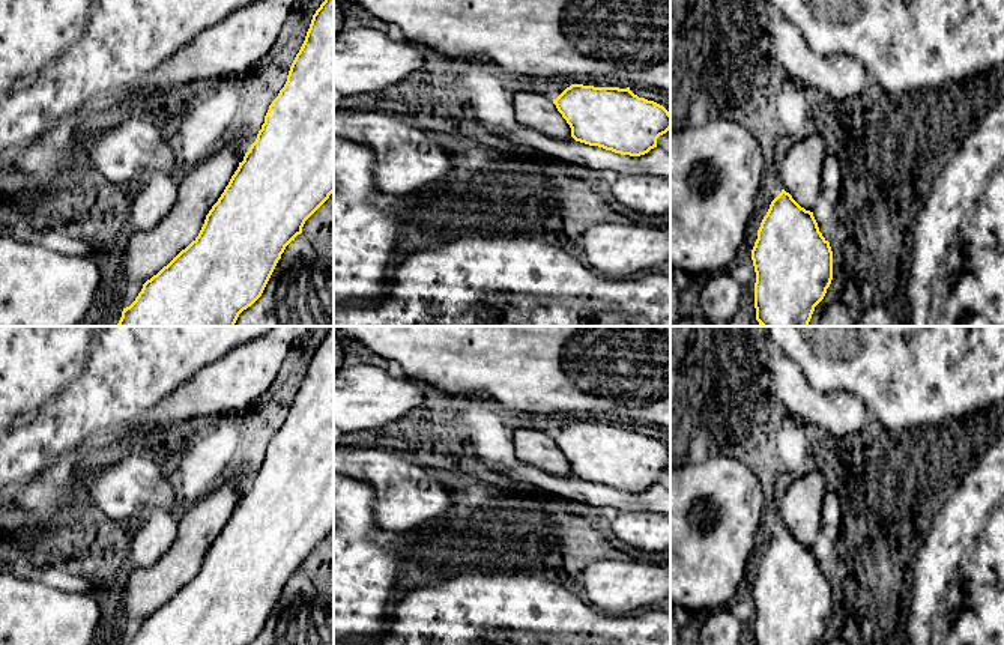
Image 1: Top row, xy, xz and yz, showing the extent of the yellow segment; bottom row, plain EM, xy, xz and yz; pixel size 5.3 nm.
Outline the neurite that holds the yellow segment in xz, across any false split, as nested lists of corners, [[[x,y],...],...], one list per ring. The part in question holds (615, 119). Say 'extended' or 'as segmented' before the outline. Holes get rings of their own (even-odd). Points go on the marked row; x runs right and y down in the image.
as segmented | [[[571,84],[556,99],[558,111],[571,128],[576,141],[621,155],[640,156],[657,147],[657,138],[670,129],[670,113],[660,104],[639,98],[630,87],[594,87]]]

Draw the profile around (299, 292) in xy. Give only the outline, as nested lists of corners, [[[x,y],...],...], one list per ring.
[[[319,239],[292,241],[262,296],[239,314],[234,326],[334,326],[334,253]]]

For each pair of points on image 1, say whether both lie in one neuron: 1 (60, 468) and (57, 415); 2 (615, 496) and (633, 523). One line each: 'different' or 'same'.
1: different
2: different

